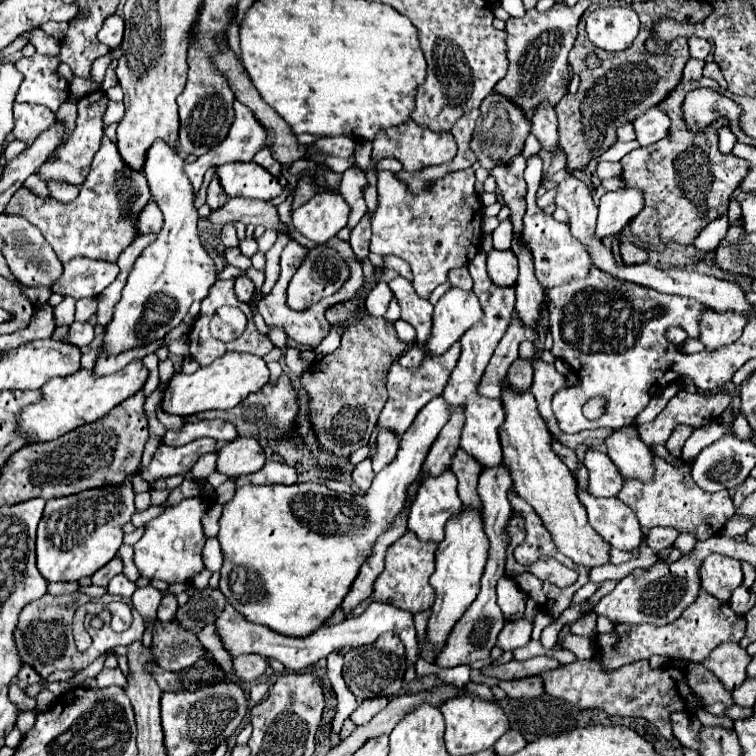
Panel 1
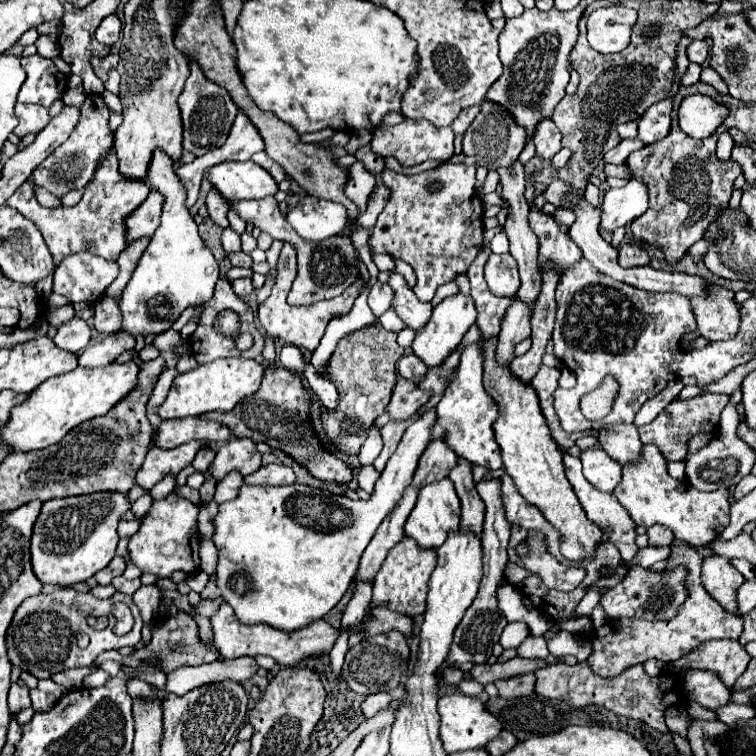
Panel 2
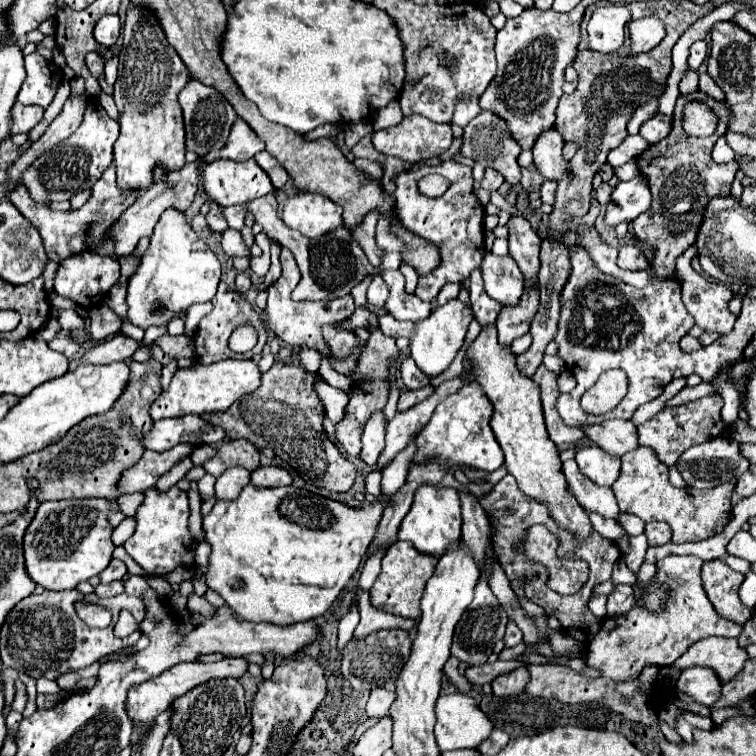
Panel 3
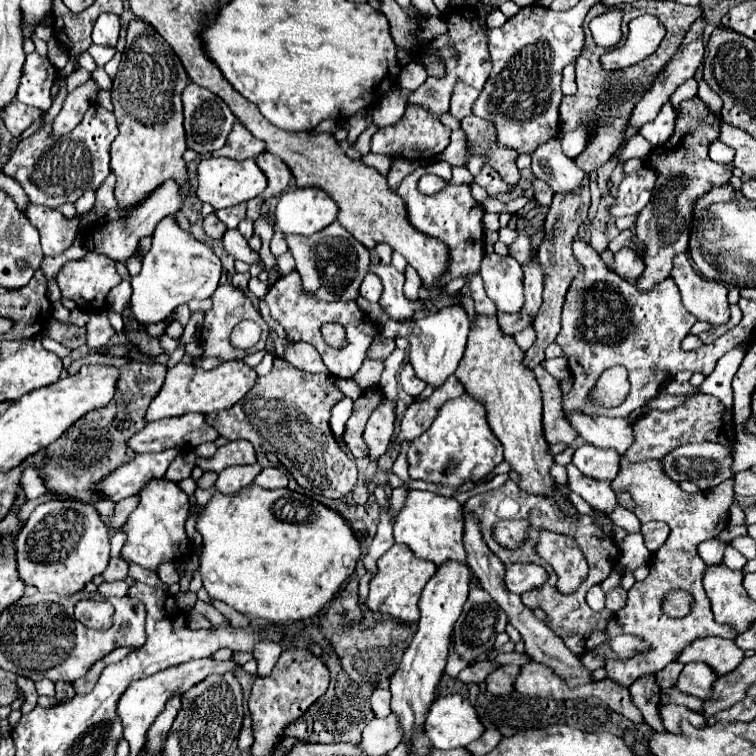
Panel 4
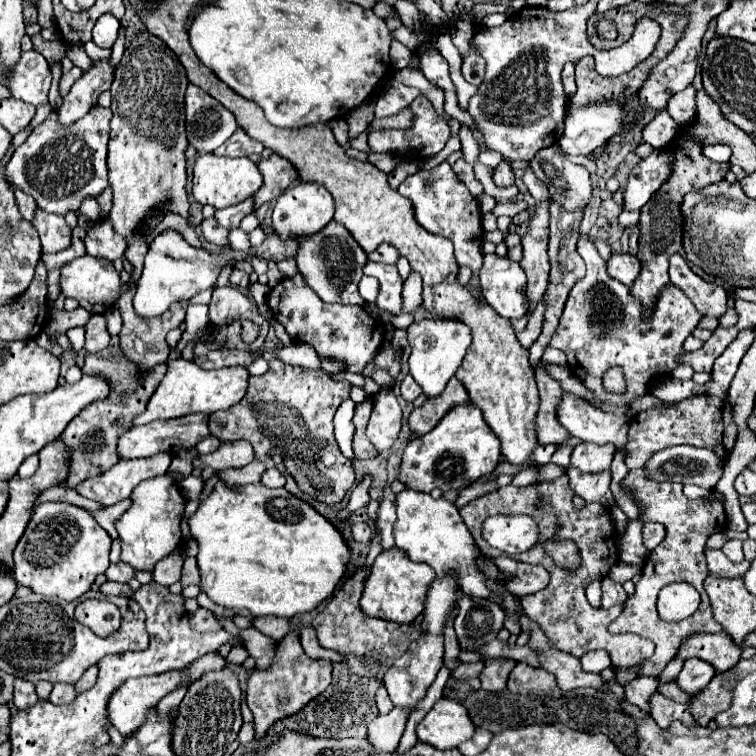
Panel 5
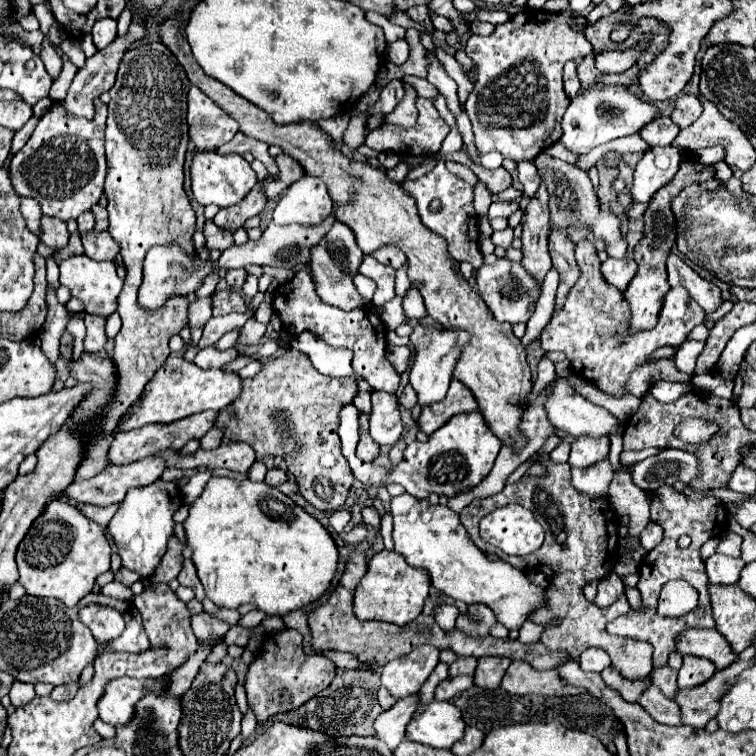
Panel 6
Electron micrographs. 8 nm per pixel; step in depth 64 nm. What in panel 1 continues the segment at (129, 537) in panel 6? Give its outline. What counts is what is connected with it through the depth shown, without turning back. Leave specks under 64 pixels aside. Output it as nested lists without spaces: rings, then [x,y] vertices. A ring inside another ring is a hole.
[[[196,496],[186,498],[176,506],[170,506],[158,518],[146,524],[144,536],[134,544],[134,564],[140,576],[150,580],[164,580],[168,584],[192,584],[194,576],[204,570],[202,548],[206,534],[202,528],[202,518],[210,508],[210,500]]]

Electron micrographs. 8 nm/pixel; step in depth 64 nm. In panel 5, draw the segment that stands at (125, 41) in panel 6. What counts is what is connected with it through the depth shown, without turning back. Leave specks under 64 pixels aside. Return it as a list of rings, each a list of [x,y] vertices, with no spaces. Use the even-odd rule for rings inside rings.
[[[108,60],[92,62],[92,68],[72,86],[64,98],[64,104],[58,108],[60,124],[74,124],[86,116],[88,110],[98,102],[98,96],[110,88],[112,78],[114,68],[110,68]]]

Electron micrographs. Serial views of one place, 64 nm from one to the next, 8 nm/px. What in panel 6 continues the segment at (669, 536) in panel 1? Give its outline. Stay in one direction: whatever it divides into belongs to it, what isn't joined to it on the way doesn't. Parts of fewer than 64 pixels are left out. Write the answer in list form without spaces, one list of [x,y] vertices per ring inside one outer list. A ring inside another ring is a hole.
[[[650,522],[640,534],[640,542],[646,550],[652,550],[662,542],[662,536],[664,536],[664,530],[656,522]]]

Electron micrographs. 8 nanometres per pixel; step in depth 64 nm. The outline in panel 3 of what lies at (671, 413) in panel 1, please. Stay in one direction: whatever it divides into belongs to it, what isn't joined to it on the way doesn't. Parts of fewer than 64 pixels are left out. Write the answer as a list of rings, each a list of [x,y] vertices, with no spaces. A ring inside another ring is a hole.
[[[712,394],[712,396],[698,398],[694,402],[688,402],[684,406],[664,408],[652,420],[648,420],[646,424],[638,426],[638,442],[640,442],[640,446],[654,448],[658,458],[664,464],[672,466],[672,464],[676,464],[680,460],[680,454],[684,450],[688,450],[690,446],[702,444],[706,440],[712,440],[712,438],[716,438],[716,436],[720,436],[724,432],[724,424],[720,420],[722,404],[724,404],[722,396],[720,394]]]

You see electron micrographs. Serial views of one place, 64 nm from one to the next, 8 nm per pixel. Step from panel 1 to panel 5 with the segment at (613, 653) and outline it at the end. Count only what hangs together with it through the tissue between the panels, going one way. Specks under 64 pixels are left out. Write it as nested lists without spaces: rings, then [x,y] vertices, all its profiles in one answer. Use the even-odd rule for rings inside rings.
[[[646,468],[630,470],[626,474],[626,478],[620,482],[620,486],[632,490],[636,500],[642,504],[642,512],[640,512],[642,522],[662,522],[666,526],[666,538],[664,538],[662,544],[656,546],[656,550],[650,552],[650,556],[646,560],[646,566],[642,568],[642,580],[636,582],[636,592],[626,600],[622,614],[614,622],[610,622],[610,628],[608,628],[612,634],[618,634],[618,632],[640,634],[640,636],[644,636],[644,638],[648,638],[648,640],[652,640],[656,644],[656,652],[648,658],[646,664],[640,664],[640,668],[614,670],[616,682],[618,684],[628,684],[638,676],[654,676],[654,678],[660,676],[660,672],[676,656],[680,644],[688,636],[724,632],[724,628],[720,628],[720,624],[716,624],[714,618],[712,618],[710,600],[708,600],[708,594],[706,594],[702,582],[708,576],[708,568],[706,568],[706,560],[704,560],[706,540],[714,532],[724,532],[726,530],[726,512],[724,512],[724,500],[726,498],[724,498],[724,494],[714,490],[712,496],[708,496],[708,498],[688,500],[684,496],[684,492],[682,492],[682,484],[656,482],[656,480],[648,478]],[[672,582],[688,582],[702,596],[702,602],[700,602],[698,610],[692,616],[688,616],[688,618],[684,618],[680,622],[664,622],[658,616],[658,610],[656,610],[658,592],[664,586],[672,584]]]

